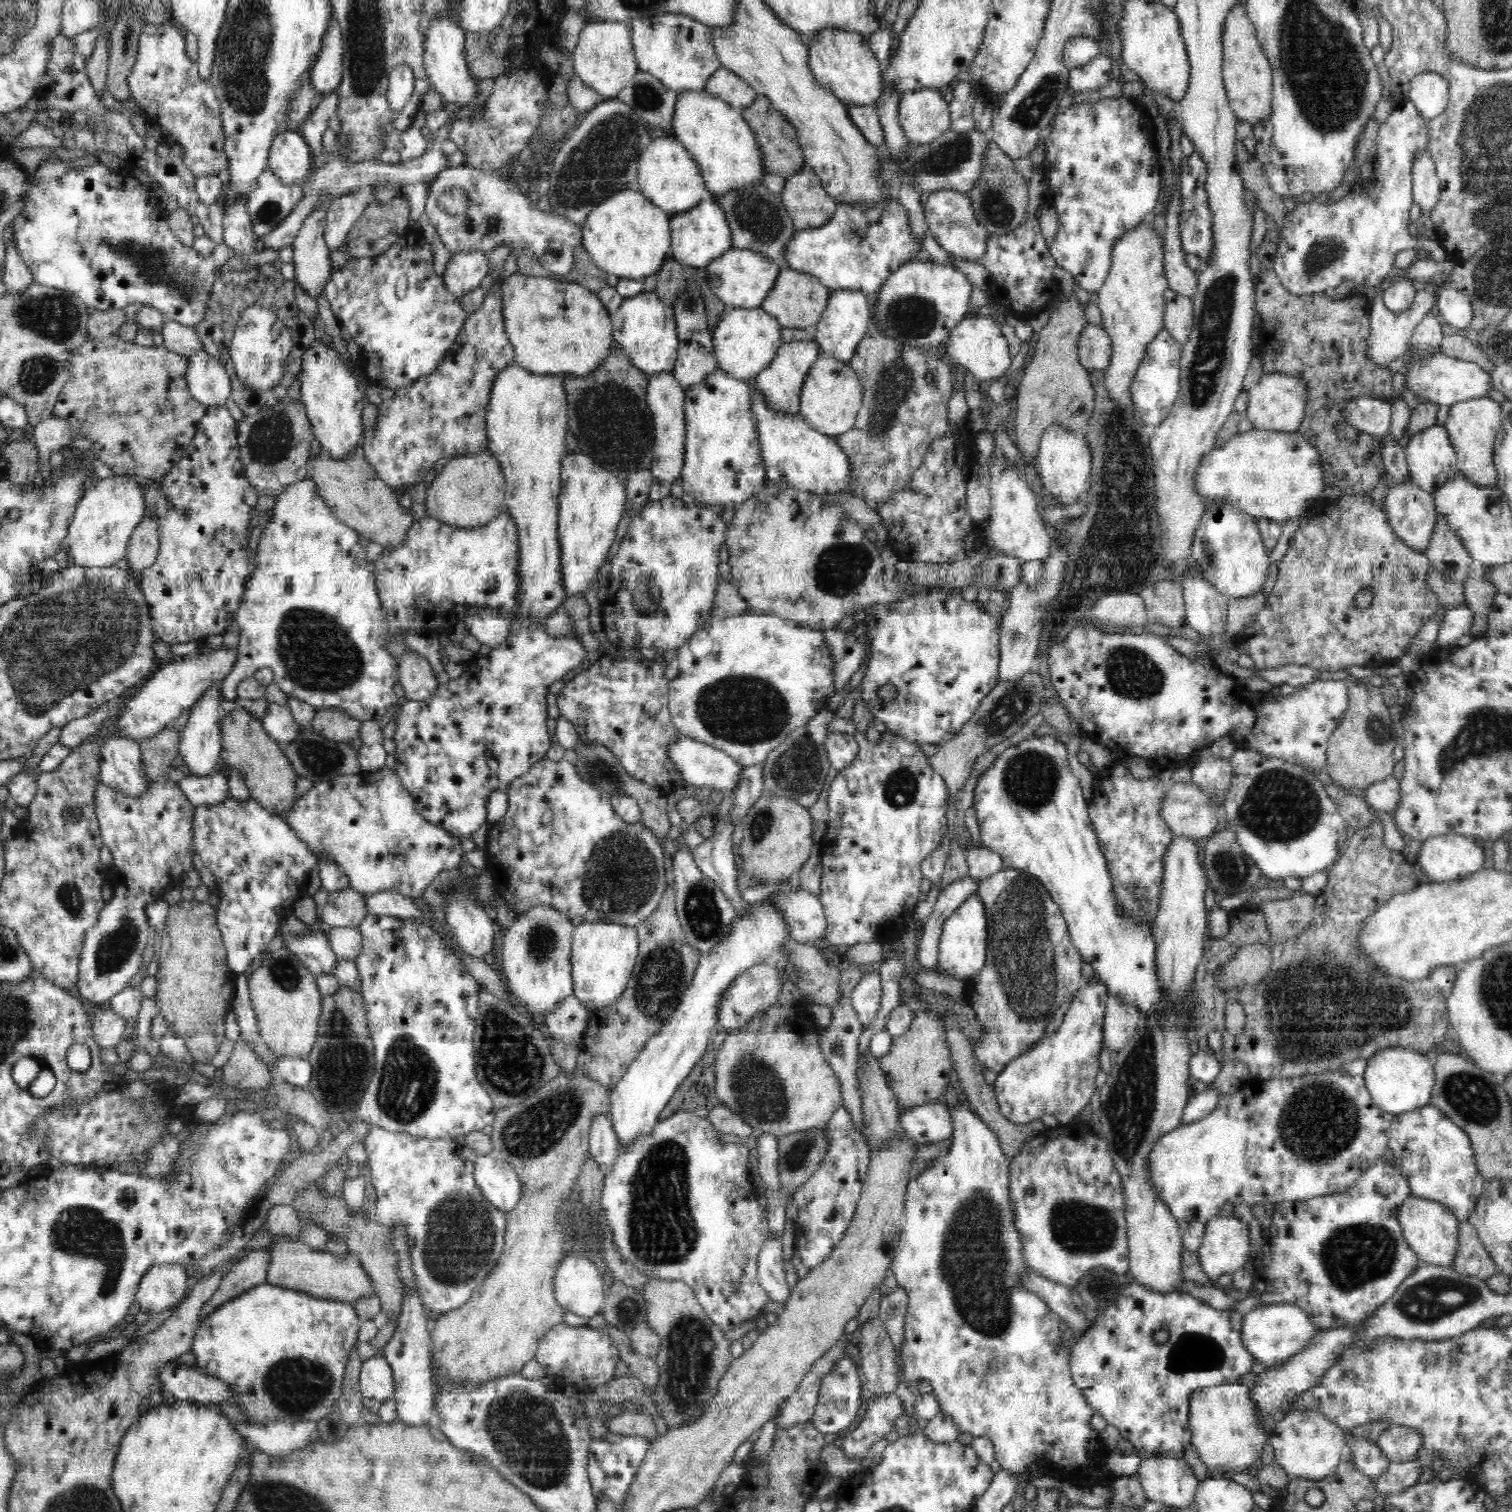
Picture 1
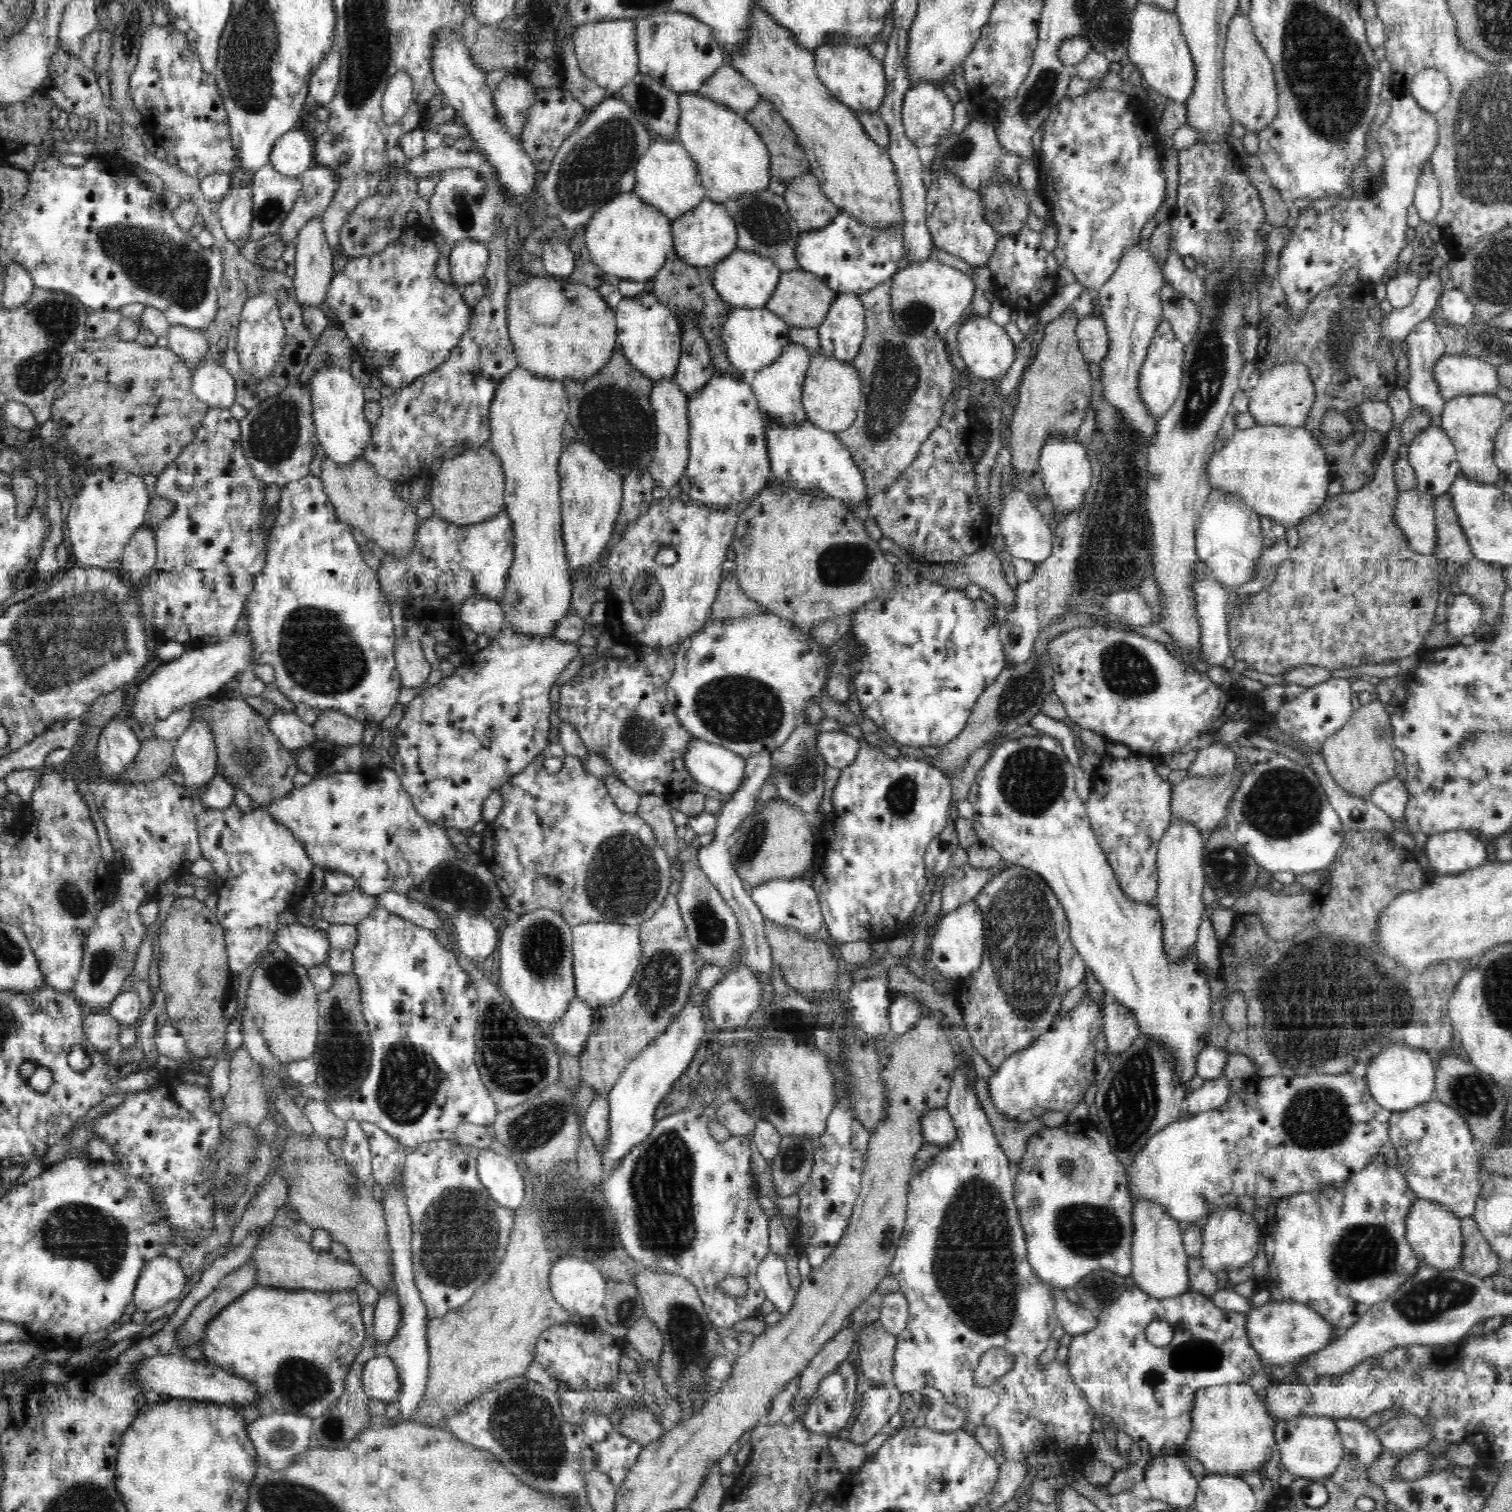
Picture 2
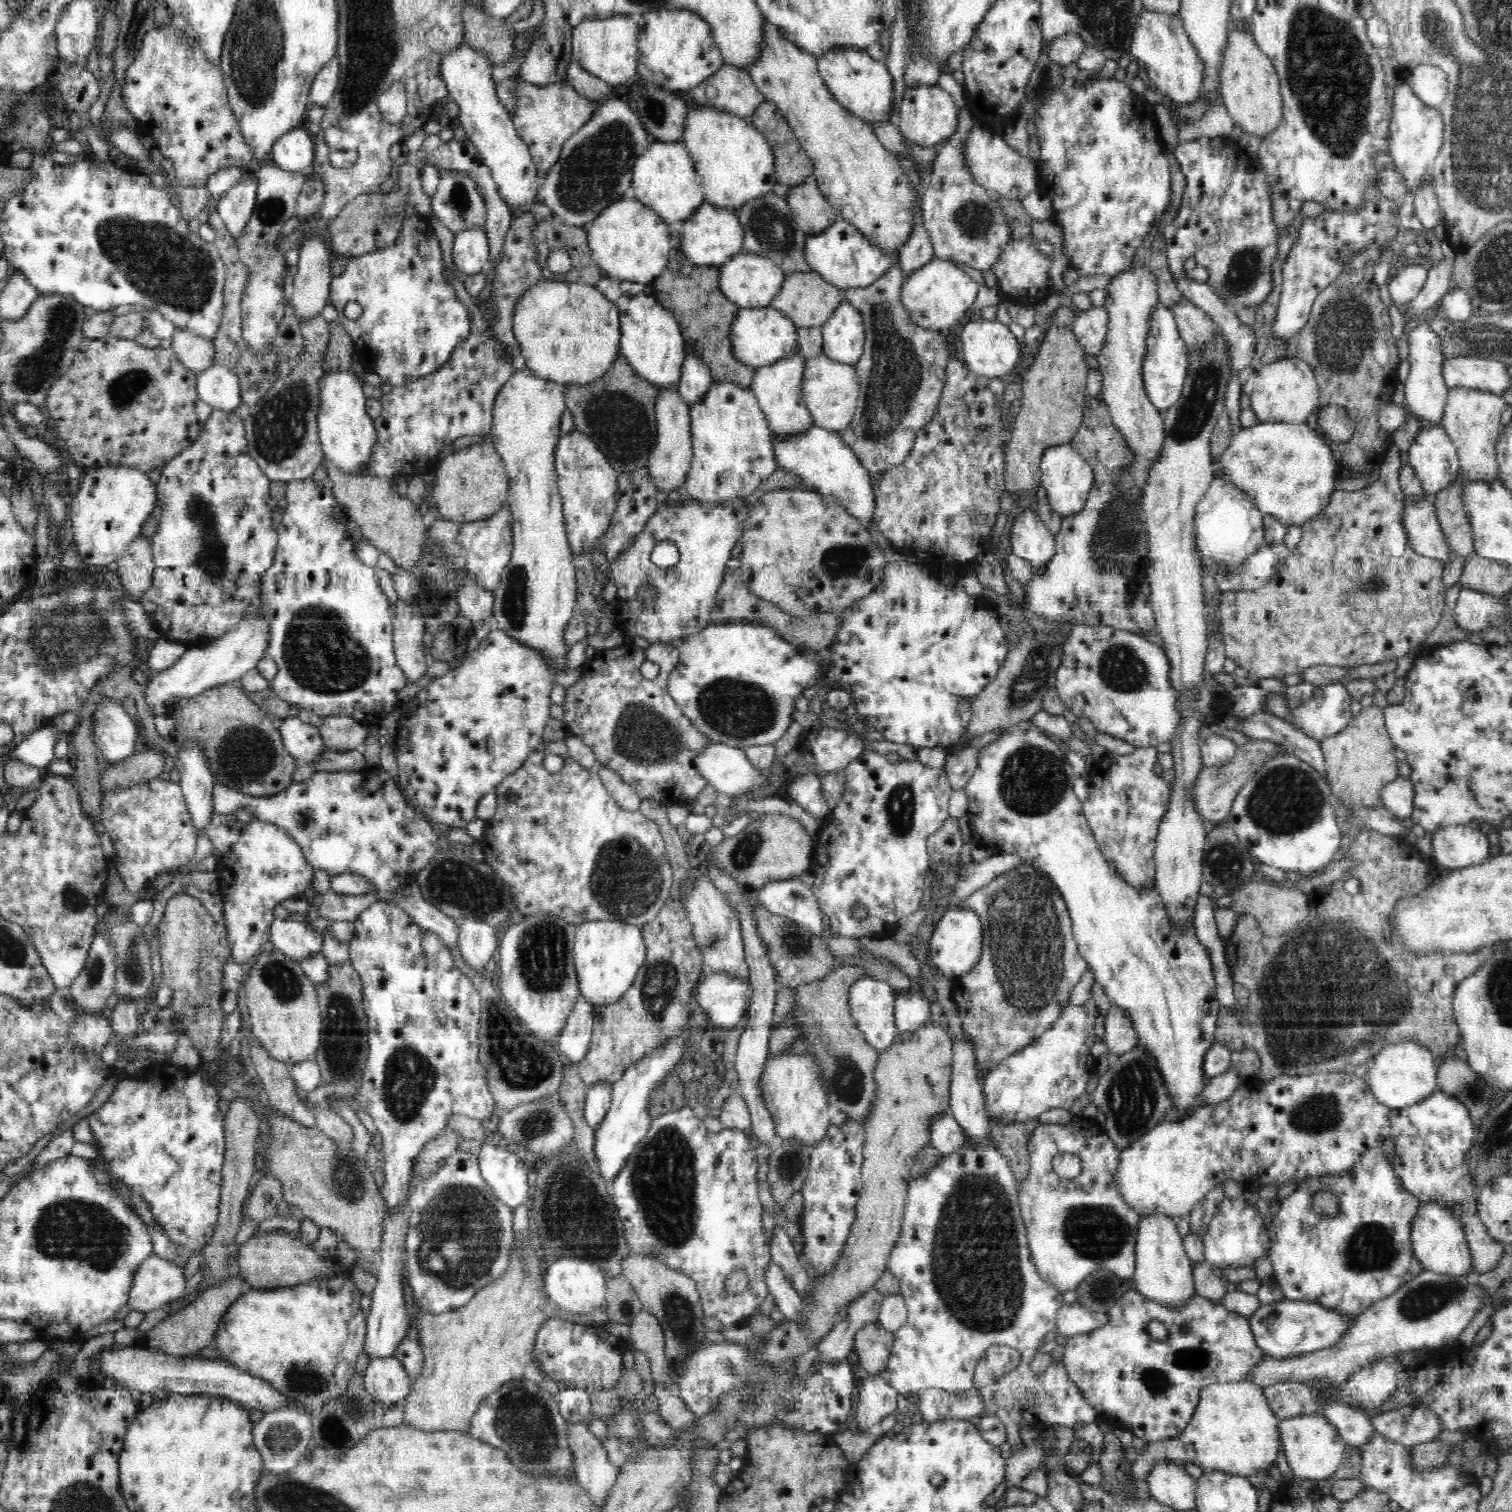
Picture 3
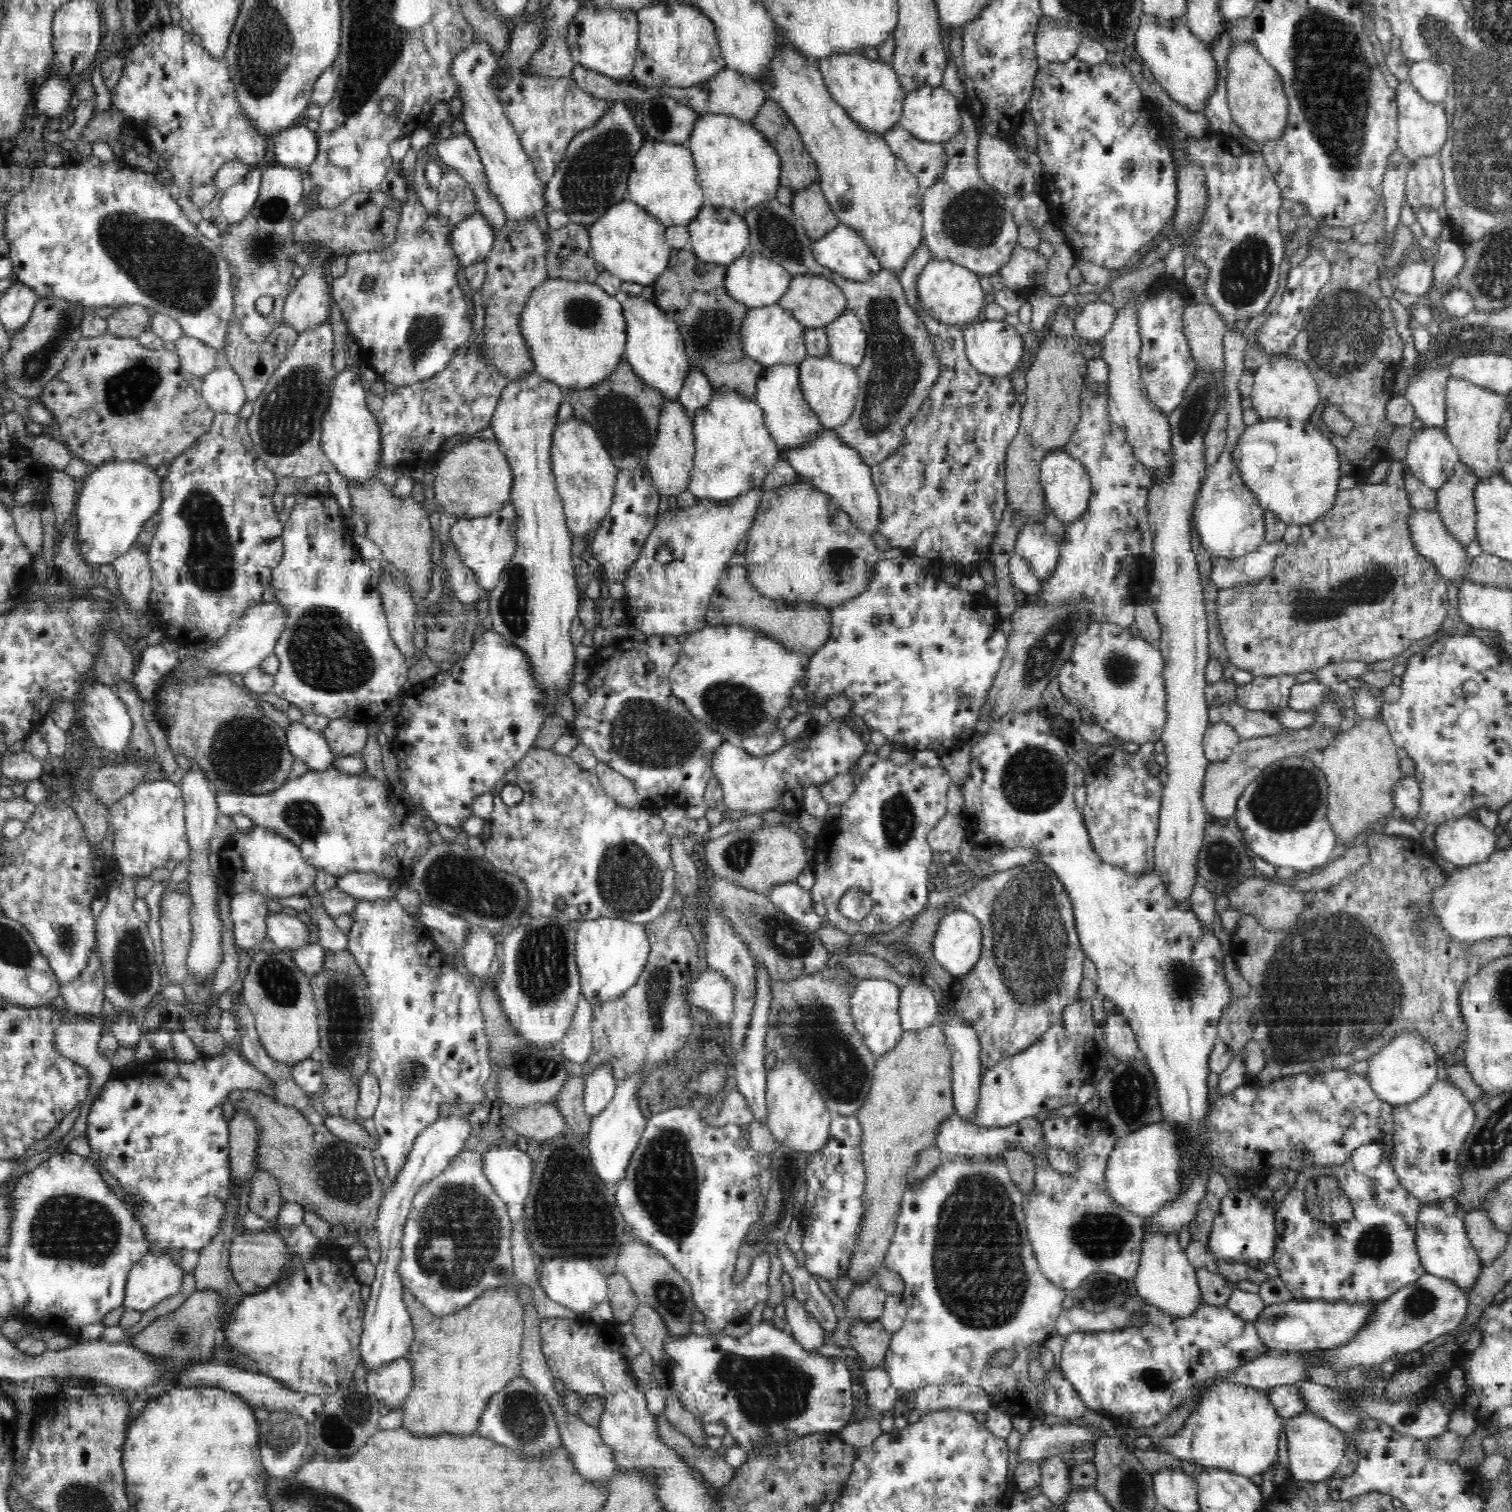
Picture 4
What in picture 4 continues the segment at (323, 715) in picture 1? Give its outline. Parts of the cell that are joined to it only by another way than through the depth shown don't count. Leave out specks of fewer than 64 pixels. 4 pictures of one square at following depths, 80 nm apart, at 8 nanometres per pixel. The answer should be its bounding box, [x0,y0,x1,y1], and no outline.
[321,718,368,755]

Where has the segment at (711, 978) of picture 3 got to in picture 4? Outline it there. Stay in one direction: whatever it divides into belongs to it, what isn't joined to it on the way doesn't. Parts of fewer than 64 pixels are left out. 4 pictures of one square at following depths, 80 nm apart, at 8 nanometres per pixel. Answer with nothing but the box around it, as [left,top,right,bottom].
[684,969,736,1022]

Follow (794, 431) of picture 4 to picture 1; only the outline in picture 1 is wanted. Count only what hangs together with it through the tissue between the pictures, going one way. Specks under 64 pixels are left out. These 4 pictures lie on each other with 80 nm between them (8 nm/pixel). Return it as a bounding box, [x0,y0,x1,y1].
[751,339,820,415]

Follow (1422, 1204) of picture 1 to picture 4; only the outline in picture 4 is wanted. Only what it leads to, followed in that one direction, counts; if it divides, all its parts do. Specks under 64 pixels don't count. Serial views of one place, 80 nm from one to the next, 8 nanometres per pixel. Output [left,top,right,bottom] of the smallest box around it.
[1415,1205,1484,1292]

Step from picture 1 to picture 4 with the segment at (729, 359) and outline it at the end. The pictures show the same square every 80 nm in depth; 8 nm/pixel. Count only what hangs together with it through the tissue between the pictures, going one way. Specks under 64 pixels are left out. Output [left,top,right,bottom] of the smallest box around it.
[739,304,807,367]

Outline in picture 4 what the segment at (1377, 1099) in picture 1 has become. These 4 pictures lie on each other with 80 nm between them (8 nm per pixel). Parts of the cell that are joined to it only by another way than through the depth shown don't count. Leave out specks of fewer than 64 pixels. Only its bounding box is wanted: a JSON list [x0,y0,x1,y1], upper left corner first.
[1365,1030,1436,1105]

